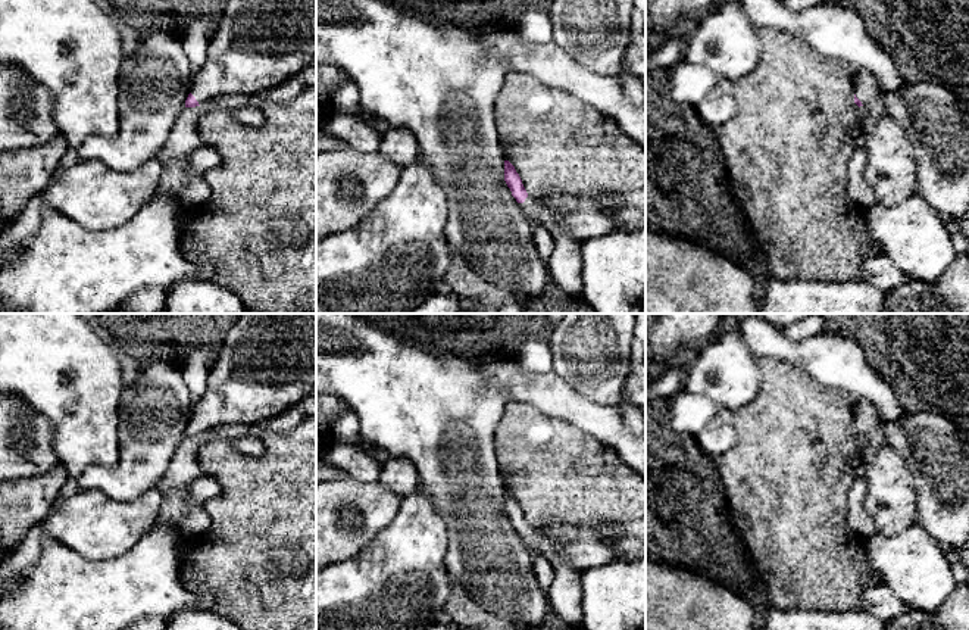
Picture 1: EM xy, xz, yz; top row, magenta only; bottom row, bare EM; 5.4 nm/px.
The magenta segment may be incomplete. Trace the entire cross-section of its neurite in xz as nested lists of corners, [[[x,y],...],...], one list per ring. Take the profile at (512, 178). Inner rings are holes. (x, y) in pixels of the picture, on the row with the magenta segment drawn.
[[[504,160],[504,181],[523,213],[537,225],[544,227],[553,237],[553,252],[547,261],[551,281],[569,296],[582,297],[581,240],[562,230],[559,219],[565,212],[548,206],[546,199],[529,196],[509,160]]]

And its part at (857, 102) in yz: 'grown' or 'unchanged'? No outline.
grown

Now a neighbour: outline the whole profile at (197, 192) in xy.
[[[200,146],[191,155],[191,183],[179,193],[182,209],[201,206],[210,197],[210,188],[204,180],[204,172],[218,166],[221,158],[218,152],[207,146]]]

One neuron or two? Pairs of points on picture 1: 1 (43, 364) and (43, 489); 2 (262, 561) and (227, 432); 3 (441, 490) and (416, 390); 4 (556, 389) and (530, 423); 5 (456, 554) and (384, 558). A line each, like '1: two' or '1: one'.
1: two
2: two
3: one
4: two
5: two

